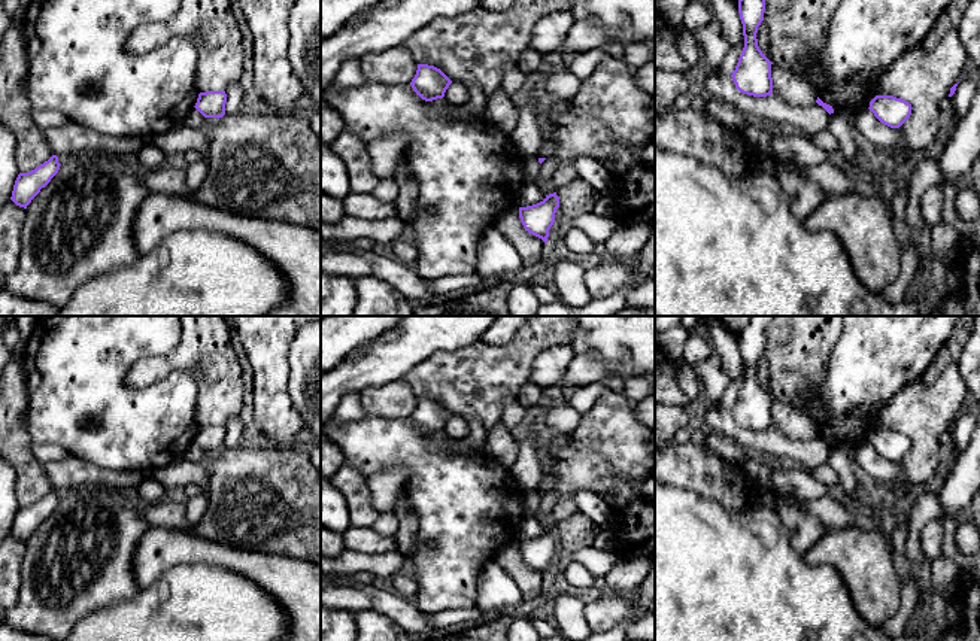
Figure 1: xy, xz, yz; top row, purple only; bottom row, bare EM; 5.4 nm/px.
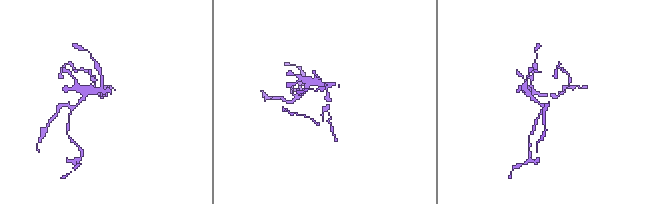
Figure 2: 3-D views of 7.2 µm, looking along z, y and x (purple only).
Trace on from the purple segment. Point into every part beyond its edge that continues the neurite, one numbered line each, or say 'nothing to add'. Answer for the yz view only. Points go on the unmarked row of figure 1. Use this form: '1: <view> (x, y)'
nothing to add

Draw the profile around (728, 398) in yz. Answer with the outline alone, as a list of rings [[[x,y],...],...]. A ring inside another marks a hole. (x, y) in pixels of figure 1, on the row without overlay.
[[[744,370],[737,379],[729,382],[729,385],[726,386],[726,389],[723,391],[723,394],[720,397],[719,404],[731,410],[732,405],[735,404],[735,400],[743,386],[743,382],[744,382]]]

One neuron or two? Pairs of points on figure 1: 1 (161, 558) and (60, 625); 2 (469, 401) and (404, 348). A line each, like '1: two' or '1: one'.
1: two
2: two

